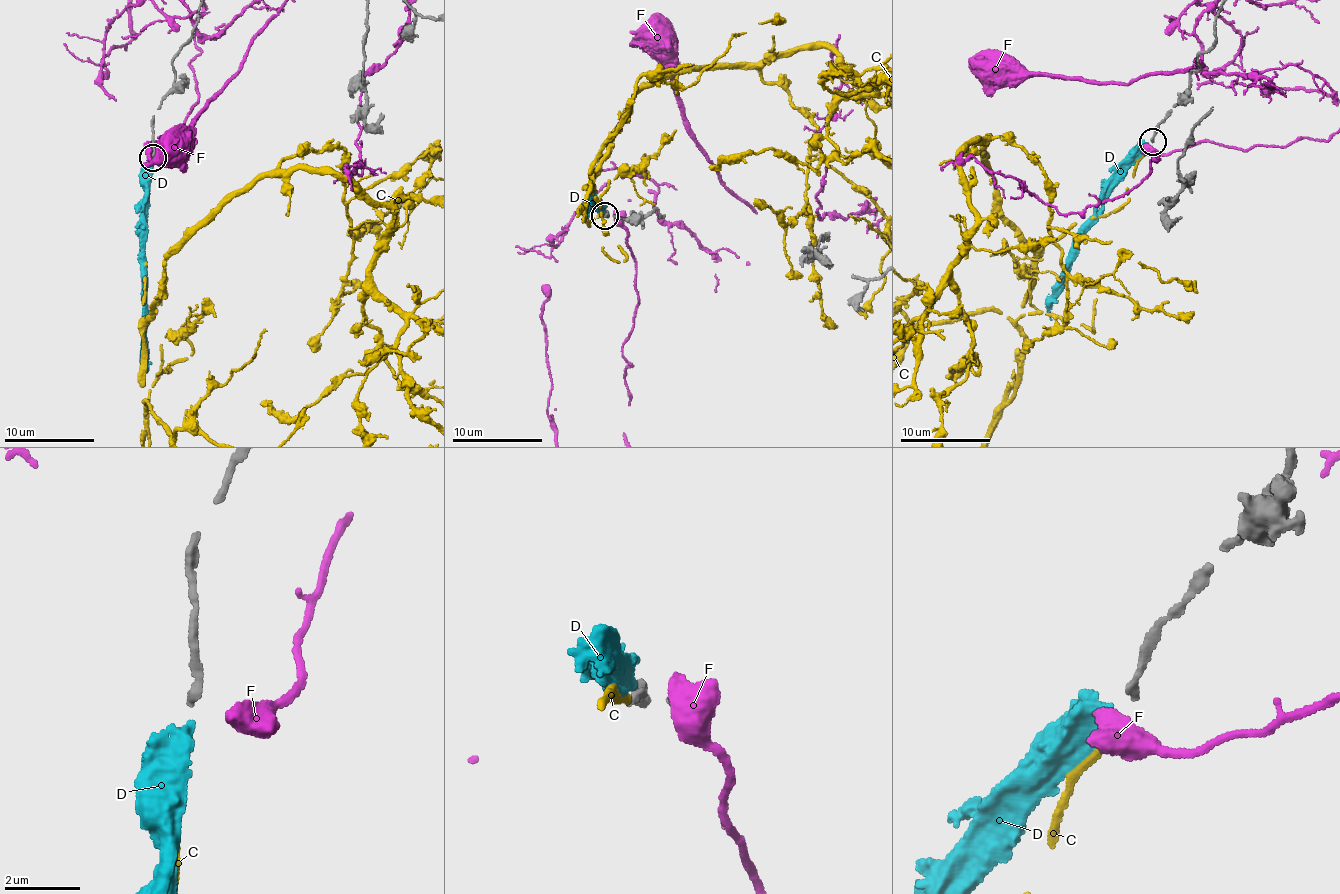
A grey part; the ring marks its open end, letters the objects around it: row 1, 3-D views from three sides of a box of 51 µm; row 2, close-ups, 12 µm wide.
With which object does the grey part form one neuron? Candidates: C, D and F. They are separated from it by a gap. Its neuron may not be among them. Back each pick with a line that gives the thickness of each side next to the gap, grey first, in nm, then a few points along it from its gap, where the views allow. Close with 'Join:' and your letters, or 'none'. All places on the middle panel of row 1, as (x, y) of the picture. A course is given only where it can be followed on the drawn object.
C: Thickness 200 nm (grey) against 180 nm
Join: C

